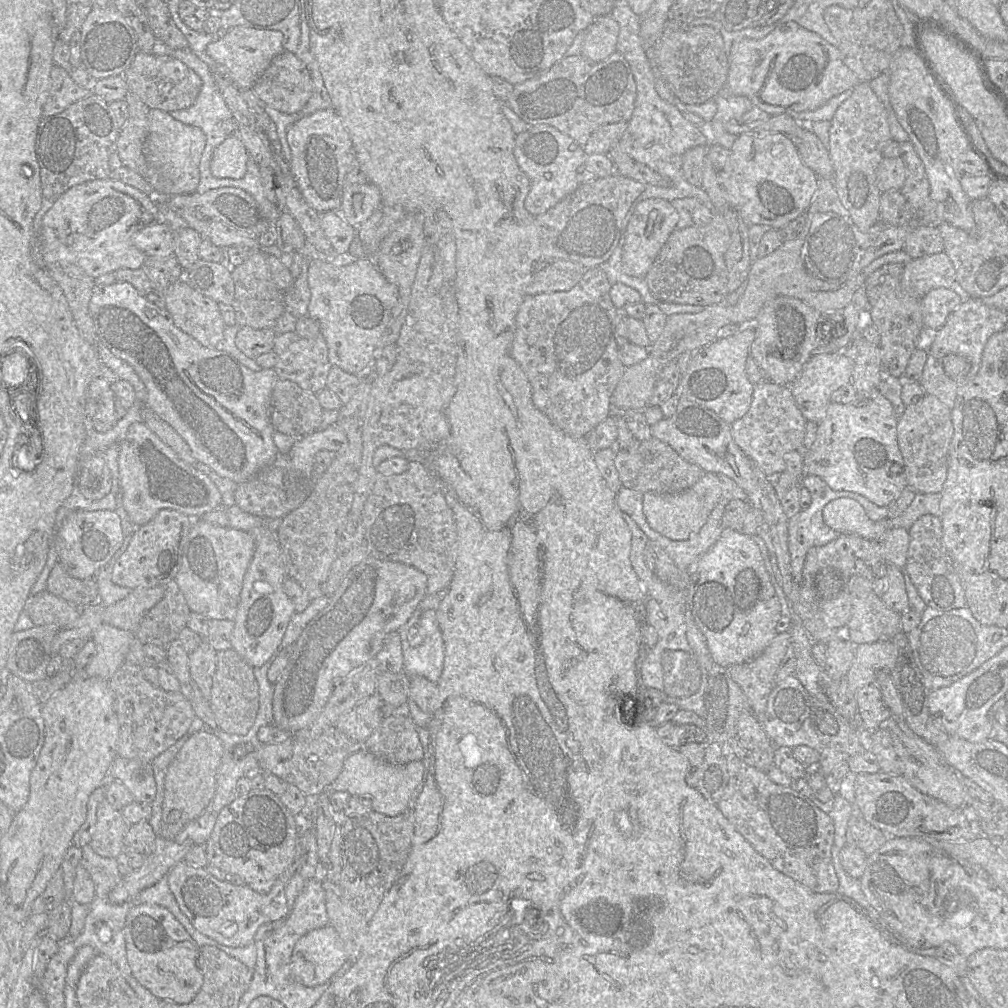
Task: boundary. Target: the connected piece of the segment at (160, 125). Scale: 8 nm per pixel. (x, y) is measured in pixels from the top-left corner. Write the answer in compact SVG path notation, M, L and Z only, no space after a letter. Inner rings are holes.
M150 110L143 153L147 165L146 179L159 194L158 197L196 192L200 181L199 163L205 145L206 136L200 128L183 124L162 110Z

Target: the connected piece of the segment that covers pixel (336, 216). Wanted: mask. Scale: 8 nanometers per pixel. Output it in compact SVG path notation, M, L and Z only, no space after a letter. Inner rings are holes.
M339 211L320 214L320 222L334 255L348 253L357 229L348 224Z

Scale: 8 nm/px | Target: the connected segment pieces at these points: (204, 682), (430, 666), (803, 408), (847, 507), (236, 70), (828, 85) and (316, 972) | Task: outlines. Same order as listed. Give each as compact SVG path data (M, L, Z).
M202 639L199 647L189 654L189 671L203 696L210 700L211 687L216 672L217 651Z
M429 609L422 613L416 624L423 642L411 646L408 632L401 637L404 670L409 676L422 676L431 682L438 683L441 677L445 657L445 645L437 621L437 610Z
M841 353L811 356L790 386L795 403L806 421L819 424L825 418L832 394L851 382L852 373L852 360Z
M837 498L830 501L823 508L823 521L826 526L840 535L855 535L869 541L878 541L875 523L868 518L863 507L853 499Z
M238 26L228 31L221 39L210 43L206 53L229 69L231 80L239 90L249 90L283 50L282 42L283 33L280 31Z
M794 21L778 25L761 39L734 41L728 51L728 64L722 91L745 96L770 115L814 110L859 82L834 45Z
M327 925L298 940L291 957L291 972L300 984L315 987L328 982L347 961L342 939Z

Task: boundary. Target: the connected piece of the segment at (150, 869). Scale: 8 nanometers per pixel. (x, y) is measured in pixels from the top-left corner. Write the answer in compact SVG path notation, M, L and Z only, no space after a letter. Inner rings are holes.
M158 836L144 864L121 878L110 893L110 901L114 904L137 901L141 891L155 885L179 862L184 861L193 846Z

